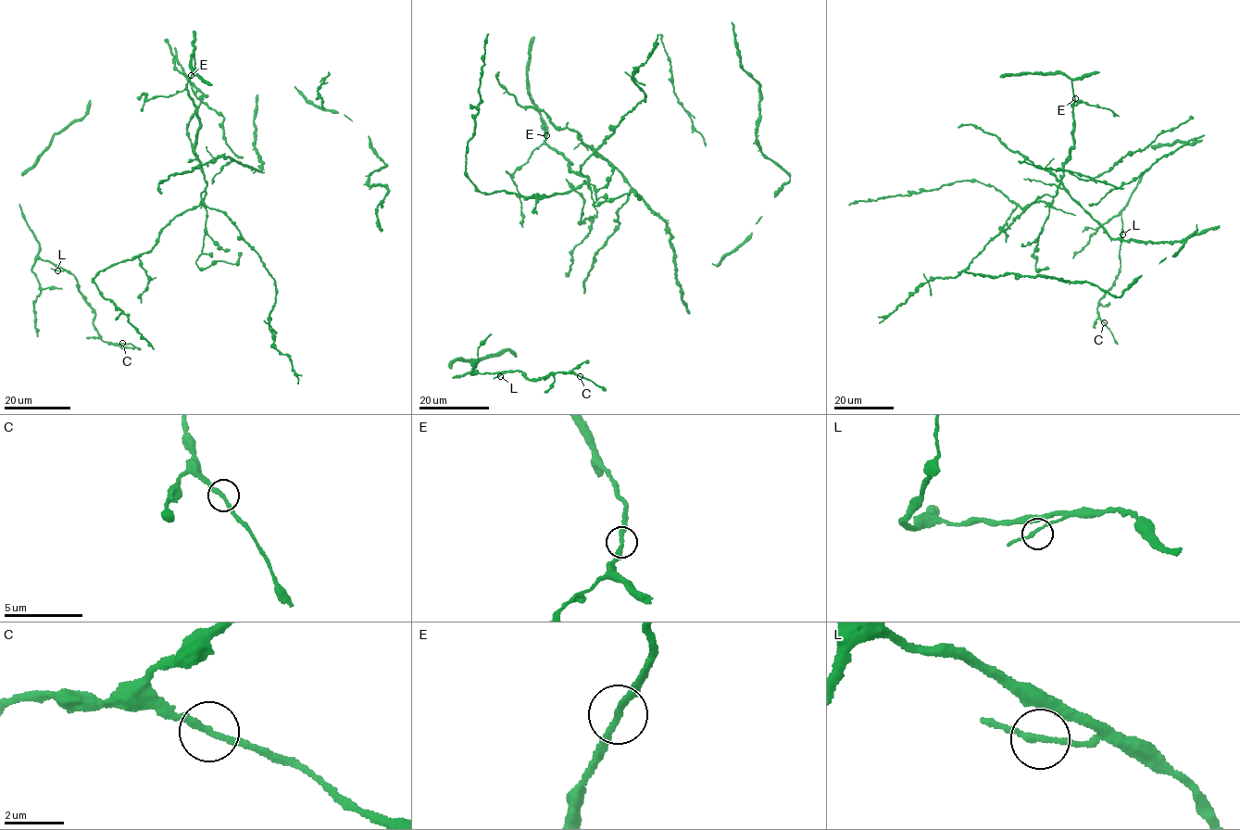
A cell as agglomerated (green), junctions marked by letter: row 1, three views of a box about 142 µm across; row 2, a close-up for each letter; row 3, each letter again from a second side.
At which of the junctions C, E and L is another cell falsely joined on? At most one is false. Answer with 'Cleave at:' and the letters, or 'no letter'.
Cleave at: no letter

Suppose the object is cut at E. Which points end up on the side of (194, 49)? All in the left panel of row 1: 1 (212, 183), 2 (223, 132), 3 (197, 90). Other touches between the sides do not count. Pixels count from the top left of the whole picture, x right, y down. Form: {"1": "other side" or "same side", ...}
{"1": "same side", "2": "same side", "3": "same side"}

